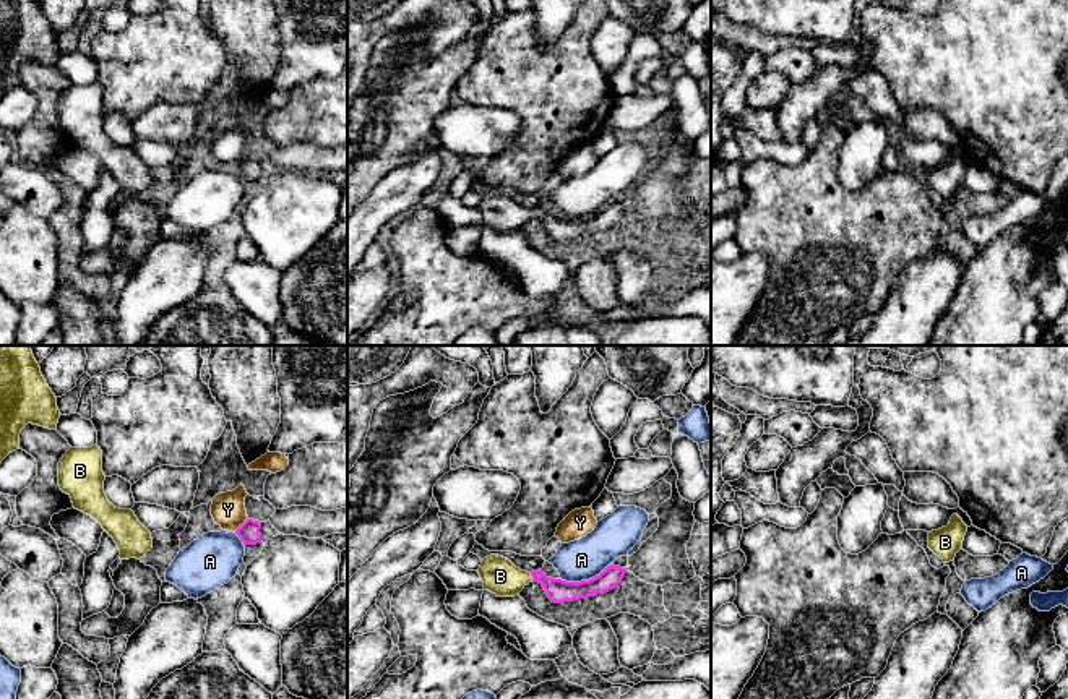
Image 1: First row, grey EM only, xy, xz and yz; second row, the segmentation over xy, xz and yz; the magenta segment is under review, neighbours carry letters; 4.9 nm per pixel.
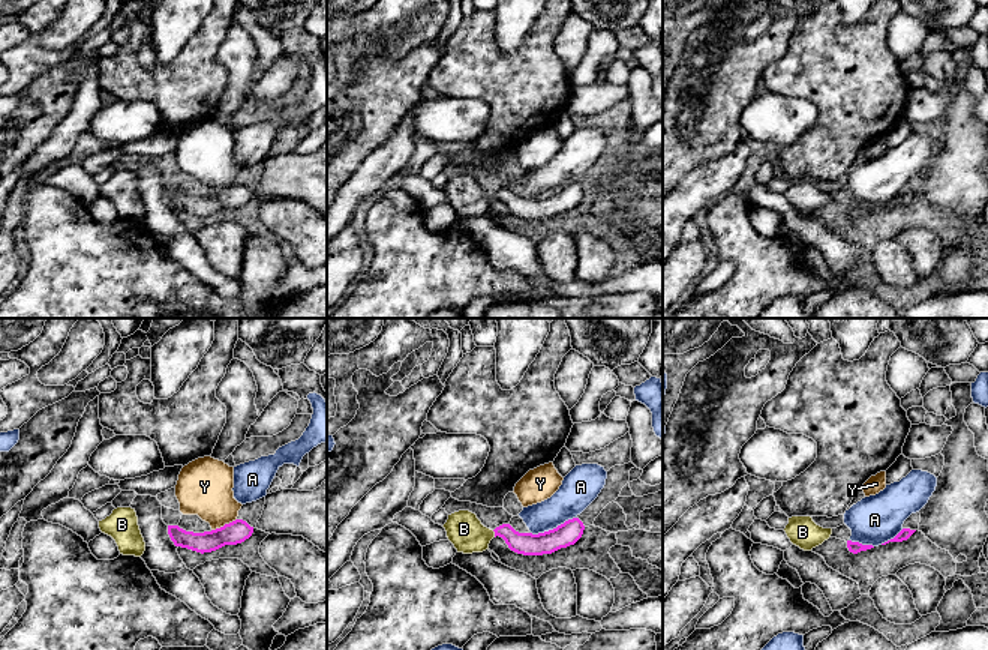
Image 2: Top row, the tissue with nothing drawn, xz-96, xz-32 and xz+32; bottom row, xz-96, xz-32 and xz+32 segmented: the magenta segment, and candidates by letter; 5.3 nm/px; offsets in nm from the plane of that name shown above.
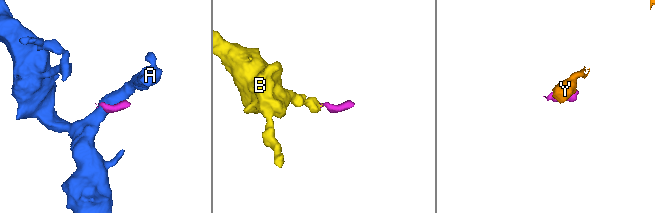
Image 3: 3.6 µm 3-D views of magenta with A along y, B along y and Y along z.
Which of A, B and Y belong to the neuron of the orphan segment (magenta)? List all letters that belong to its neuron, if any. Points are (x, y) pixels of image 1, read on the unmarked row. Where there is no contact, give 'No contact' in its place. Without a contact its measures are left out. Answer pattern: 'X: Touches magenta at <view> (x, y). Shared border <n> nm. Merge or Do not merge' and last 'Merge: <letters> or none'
A: Touches magenta at xz (585, 218). Shared border 280 nm. Do not merge
B: Touches magenta at xz (533, 214). Shared border 50 nm. Merge
Y: Touches magenta at xy (242, 161). Shared border 100 nm. Do not merge
Merge: B

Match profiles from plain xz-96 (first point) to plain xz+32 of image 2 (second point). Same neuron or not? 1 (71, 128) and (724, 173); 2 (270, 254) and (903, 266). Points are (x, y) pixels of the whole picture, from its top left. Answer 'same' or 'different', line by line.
1: same
2: different

